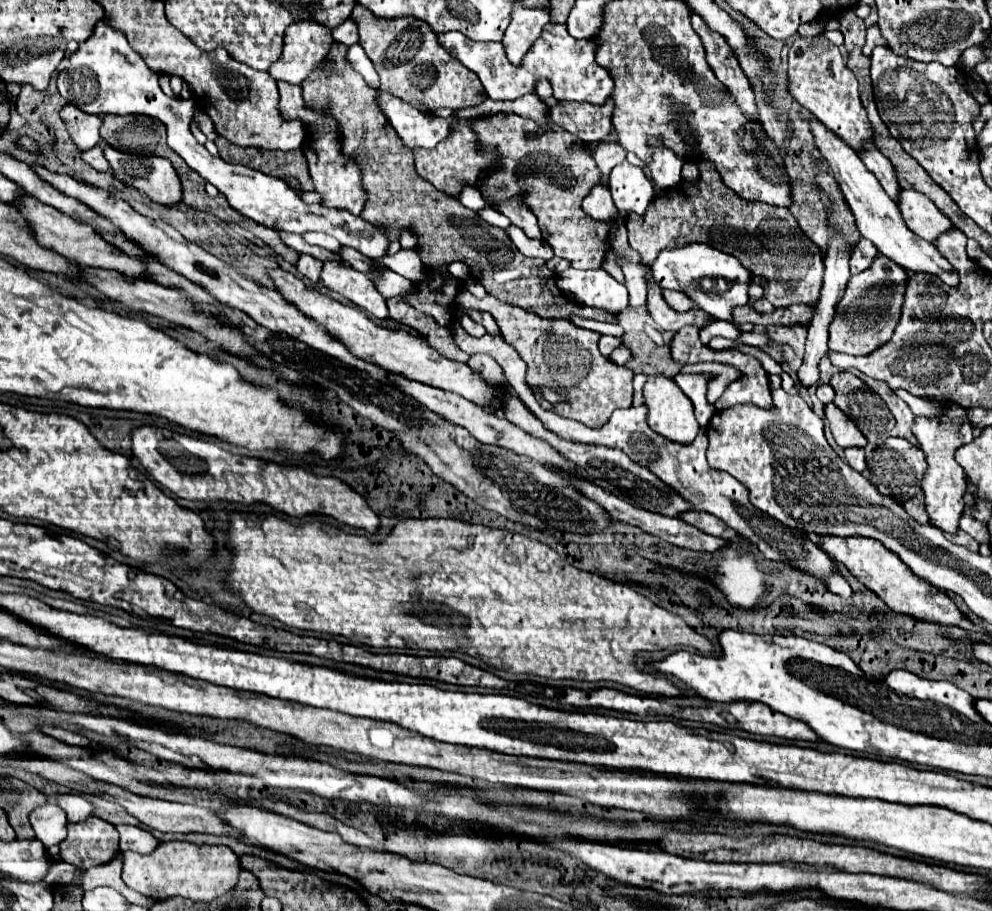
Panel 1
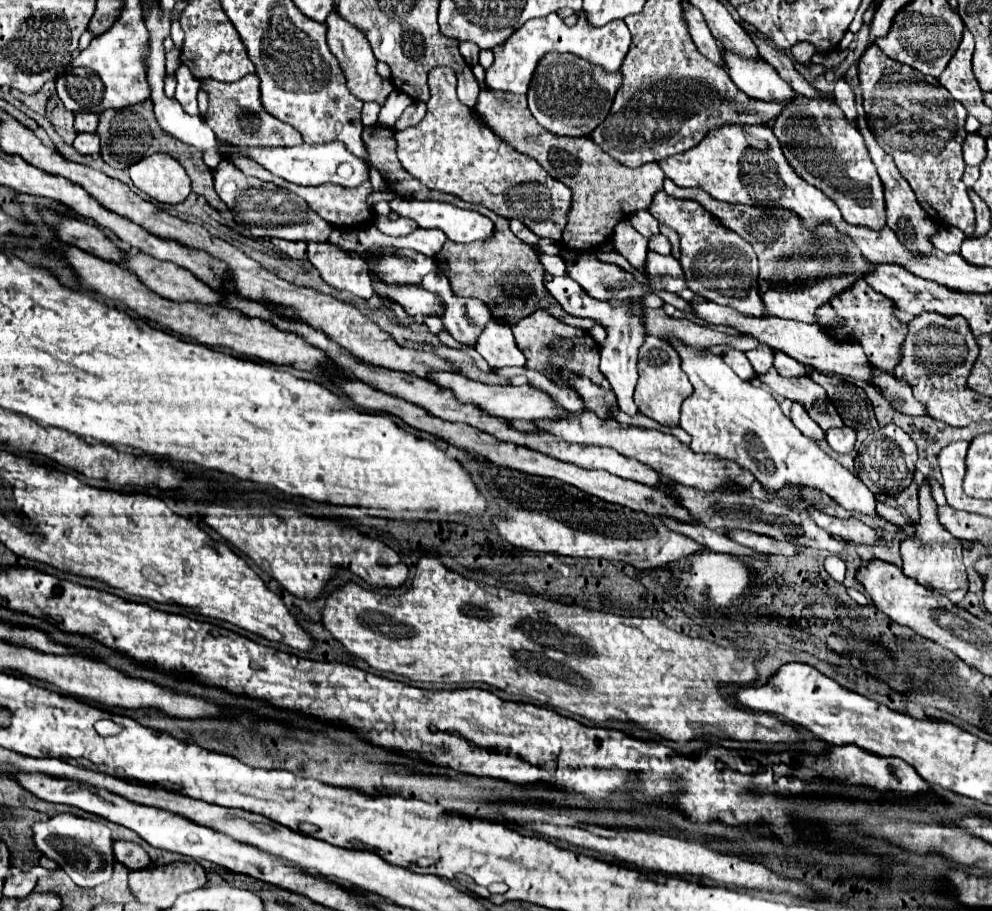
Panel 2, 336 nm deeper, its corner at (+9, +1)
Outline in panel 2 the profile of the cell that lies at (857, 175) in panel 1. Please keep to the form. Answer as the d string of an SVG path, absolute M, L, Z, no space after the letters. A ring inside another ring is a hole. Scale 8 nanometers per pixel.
M722 48L722 60L732 82L750 98L764 102L780 100L784 104L792 100L794 92L788 82L784 82L762 58L742 58L732 50Z

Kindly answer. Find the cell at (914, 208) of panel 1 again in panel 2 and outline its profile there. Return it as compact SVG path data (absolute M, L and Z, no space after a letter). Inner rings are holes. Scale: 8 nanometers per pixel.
M820 92L818 98L794 94L792 102L788 102L776 118L772 132L794 172L822 190L840 208L840 214L848 224L866 226L870 230L882 230L886 226L884 188L868 158L868 150L864 150L864 140L856 126L844 118L844 112L836 102L830 102L824 92ZM802 118L808 122L800 122Z

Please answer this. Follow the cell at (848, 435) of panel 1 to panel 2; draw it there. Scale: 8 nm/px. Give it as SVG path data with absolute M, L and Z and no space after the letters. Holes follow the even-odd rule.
M768 370L766 374L758 376L762 384L766 384L772 392L792 400L792 402L800 402L806 412L810 414L810 418L822 428L822 430L830 430L830 428L840 428L844 422L838 416L836 408L832 406L830 398L826 396L826 390L820 388L812 378L802 376L802 378L784 378L780 374L776 374L776 370Z

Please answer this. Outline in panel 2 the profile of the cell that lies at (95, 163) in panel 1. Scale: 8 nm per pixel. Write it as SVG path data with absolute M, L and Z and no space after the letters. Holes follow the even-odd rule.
M76 132L74 148L76 148L80 154L94 154L94 152L100 152L98 136L96 136L96 134L88 134L88 132Z

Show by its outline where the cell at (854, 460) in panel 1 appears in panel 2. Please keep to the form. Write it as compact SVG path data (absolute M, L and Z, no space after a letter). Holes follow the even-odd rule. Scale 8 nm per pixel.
M848 426L842 428L830 428L826 432L826 440L830 444L832 450L840 452L840 454L850 454L854 450L854 442L856 442L856 432Z

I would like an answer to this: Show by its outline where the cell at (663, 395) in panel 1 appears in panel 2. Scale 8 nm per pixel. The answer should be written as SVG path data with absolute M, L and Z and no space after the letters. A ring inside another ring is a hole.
M646 336L646 342L640 346L638 352L638 384L634 394L638 410L664 426L678 426L680 406L688 396L692 396L692 384L680 370L680 358L676 358L672 346L668 346L668 342L664 342L662 338Z

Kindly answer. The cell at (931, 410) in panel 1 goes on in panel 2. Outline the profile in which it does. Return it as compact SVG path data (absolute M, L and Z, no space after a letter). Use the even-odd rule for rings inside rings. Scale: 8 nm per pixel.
M698 302L692 306L694 306L694 314L700 320L704 320L708 324L724 324L724 326L738 330L740 334L754 336L762 344L770 346L772 350L780 350L780 352L788 354L790 358L798 360L804 366L810 366L818 372L836 372L844 378L856 378L856 380L872 384L872 374L868 374L870 362L868 362L868 358L864 358L864 350L860 350L860 346L856 346L852 342L834 340L818 324L804 324L804 322L784 320L784 318L752 318L752 316L744 316L728 306L720 306L720 304L712 304L712 302Z

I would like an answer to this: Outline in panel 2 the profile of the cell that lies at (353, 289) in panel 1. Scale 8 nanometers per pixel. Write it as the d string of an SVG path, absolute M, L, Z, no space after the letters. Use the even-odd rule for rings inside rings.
M308 242L306 256L330 286L348 290L364 300L372 298L372 278L368 274L368 264L360 256L330 242Z

